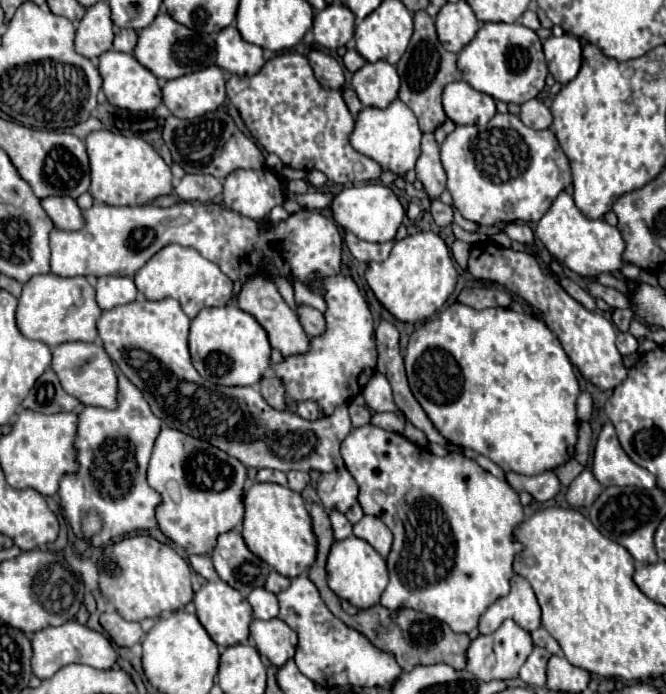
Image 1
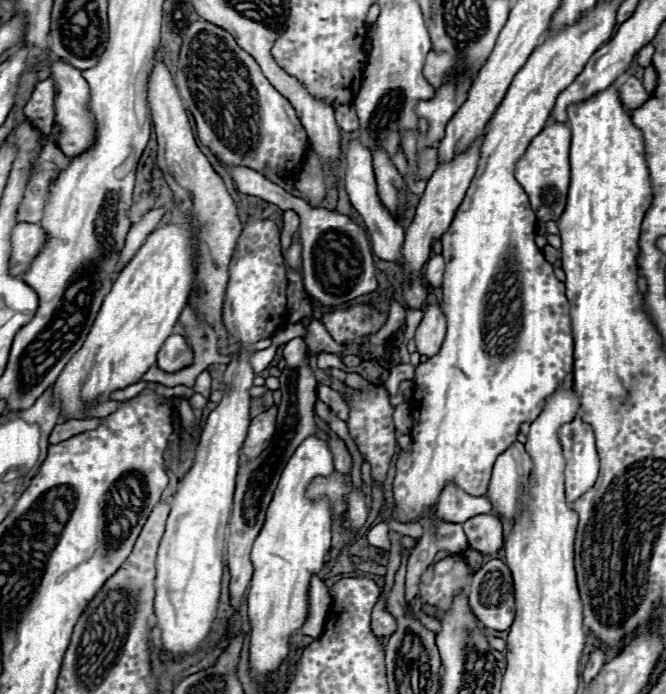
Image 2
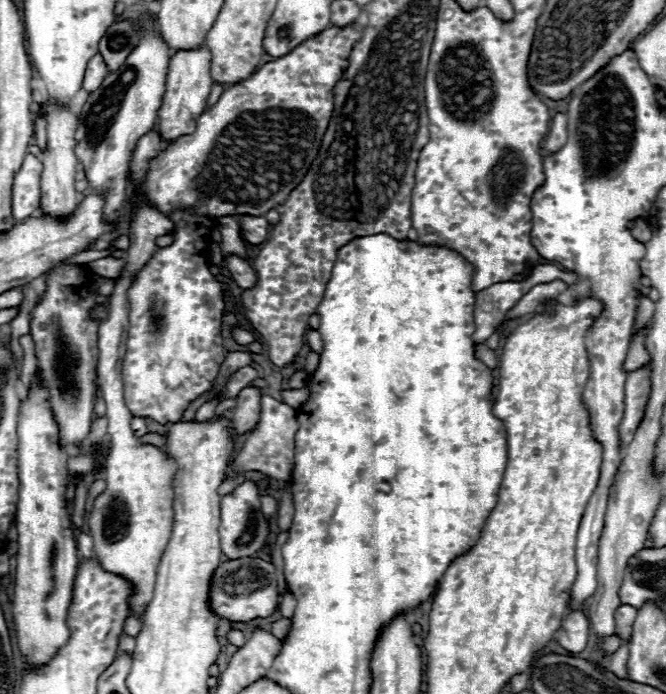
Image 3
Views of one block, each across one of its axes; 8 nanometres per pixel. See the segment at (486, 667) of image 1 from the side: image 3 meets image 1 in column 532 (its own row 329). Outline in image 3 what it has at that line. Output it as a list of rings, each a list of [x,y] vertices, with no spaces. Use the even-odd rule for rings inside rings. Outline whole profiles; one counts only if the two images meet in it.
[[[644,326],[644,330],[640,330],[632,340],[630,340],[630,348],[628,348],[628,356],[626,356],[626,372],[634,372],[638,368],[642,368],[648,360],[650,360],[650,352],[646,352],[646,346],[644,346],[644,340],[646,340],[646,332],[648,332],[648,326]]]

